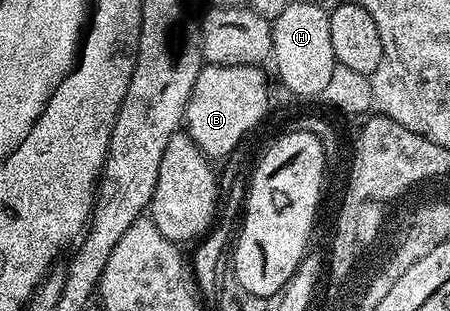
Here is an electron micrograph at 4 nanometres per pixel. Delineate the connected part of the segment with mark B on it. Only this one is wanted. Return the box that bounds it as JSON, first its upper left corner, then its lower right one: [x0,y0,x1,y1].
[184,64,270,160]

